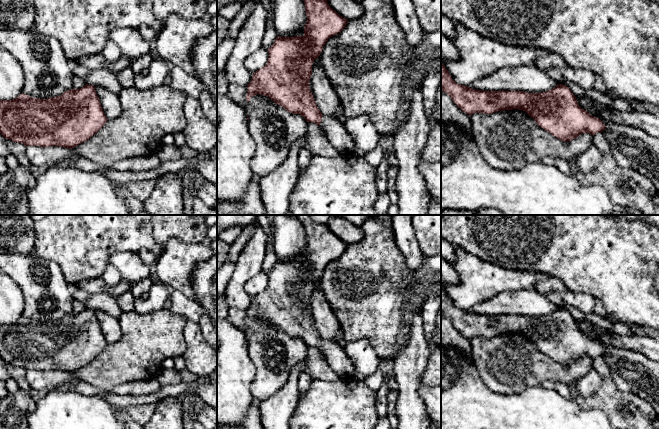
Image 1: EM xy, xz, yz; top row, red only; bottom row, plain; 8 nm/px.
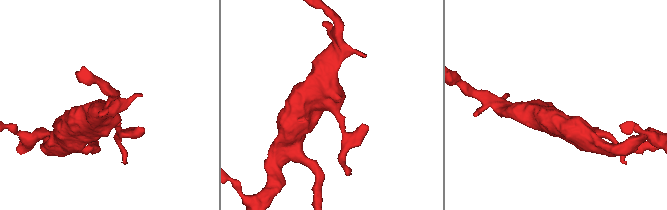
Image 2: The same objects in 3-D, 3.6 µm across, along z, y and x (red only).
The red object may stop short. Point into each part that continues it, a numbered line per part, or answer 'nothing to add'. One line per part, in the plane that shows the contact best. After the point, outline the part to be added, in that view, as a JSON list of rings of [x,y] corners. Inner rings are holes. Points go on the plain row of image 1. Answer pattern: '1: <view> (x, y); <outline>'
1: xz (335, 355); [[[327,340],[322,341],[320,351],[325,356],[329,367],[340,377],[350,377],[353,373],[353,364],[347,356],[345,349],[338,343]]]

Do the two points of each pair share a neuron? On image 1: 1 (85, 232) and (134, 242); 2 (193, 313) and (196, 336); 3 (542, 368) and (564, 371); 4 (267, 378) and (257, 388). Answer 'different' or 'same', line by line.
1: same
2: different
3: same
4: same

